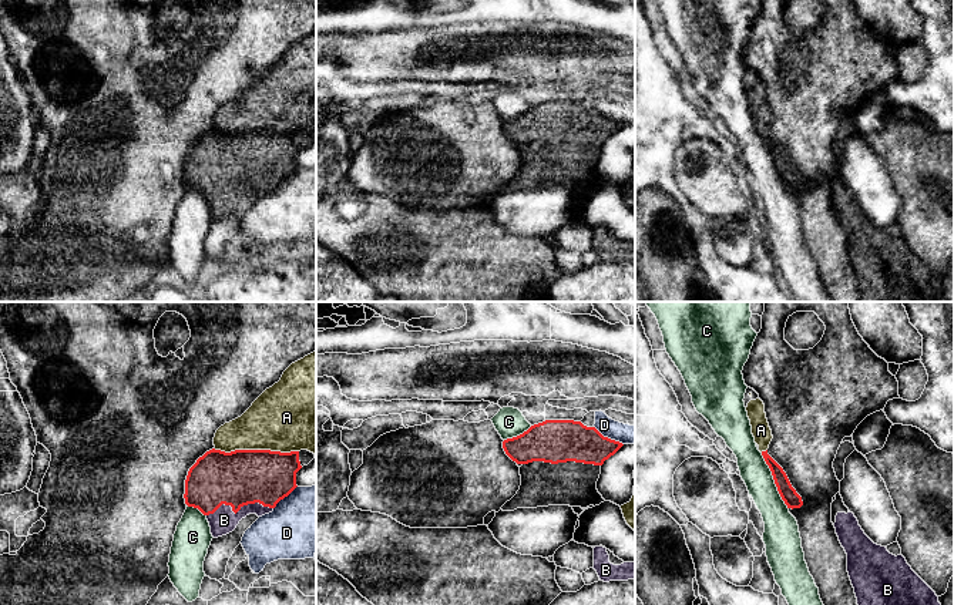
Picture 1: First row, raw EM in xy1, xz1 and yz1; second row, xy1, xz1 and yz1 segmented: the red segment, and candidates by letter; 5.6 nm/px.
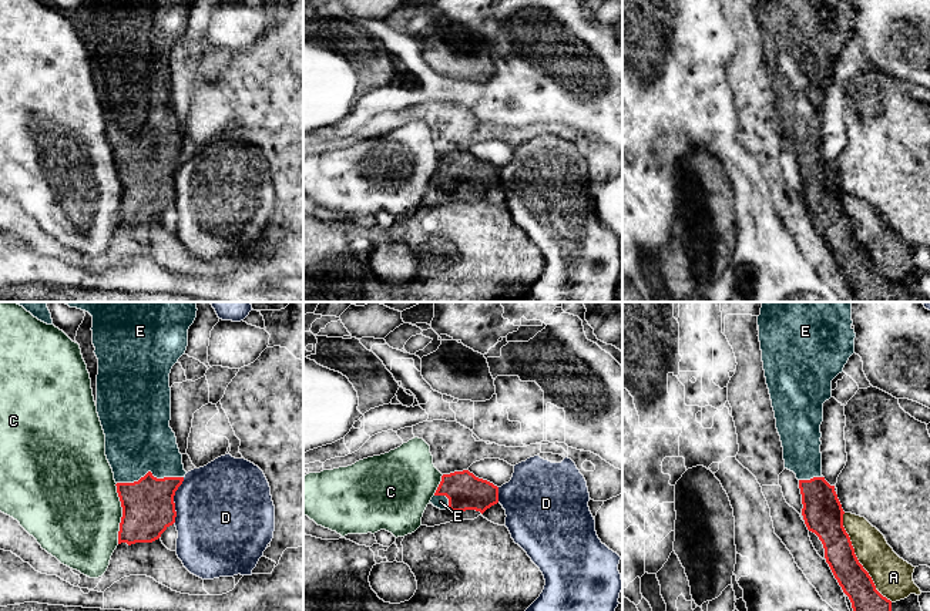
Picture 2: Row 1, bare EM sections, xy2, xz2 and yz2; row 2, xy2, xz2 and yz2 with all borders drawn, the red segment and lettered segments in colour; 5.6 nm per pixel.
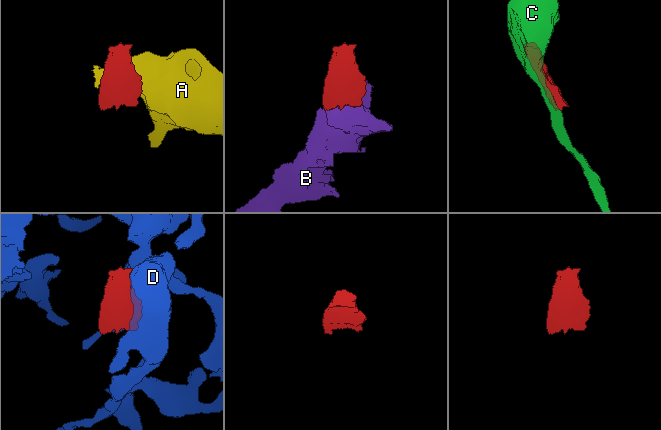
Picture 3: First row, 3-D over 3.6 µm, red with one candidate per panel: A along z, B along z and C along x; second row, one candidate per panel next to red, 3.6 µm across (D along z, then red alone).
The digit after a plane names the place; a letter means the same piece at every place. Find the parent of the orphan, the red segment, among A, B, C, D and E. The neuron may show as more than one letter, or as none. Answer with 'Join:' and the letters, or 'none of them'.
Join: B, E

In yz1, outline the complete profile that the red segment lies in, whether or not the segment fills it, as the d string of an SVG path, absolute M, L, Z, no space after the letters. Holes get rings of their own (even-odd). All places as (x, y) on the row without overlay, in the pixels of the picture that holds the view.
M767 131L762 132L762 137L772 152L777 172L787 189L800 189L803 186L802 178L792 168L783 149L767 135Z

